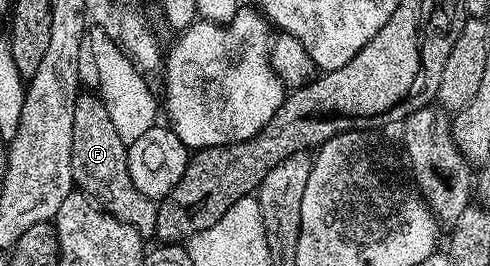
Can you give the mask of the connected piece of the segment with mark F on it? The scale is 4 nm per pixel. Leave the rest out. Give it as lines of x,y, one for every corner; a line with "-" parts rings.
83,92
72,111
72,179
75,186
104,212
120,219
120,223
128,223
137,233
153,234
158,209
155,198
136,191
136,183
132,183
132,175
128,175
128,147
120,135
116,135
116,127
101,96
91,93

